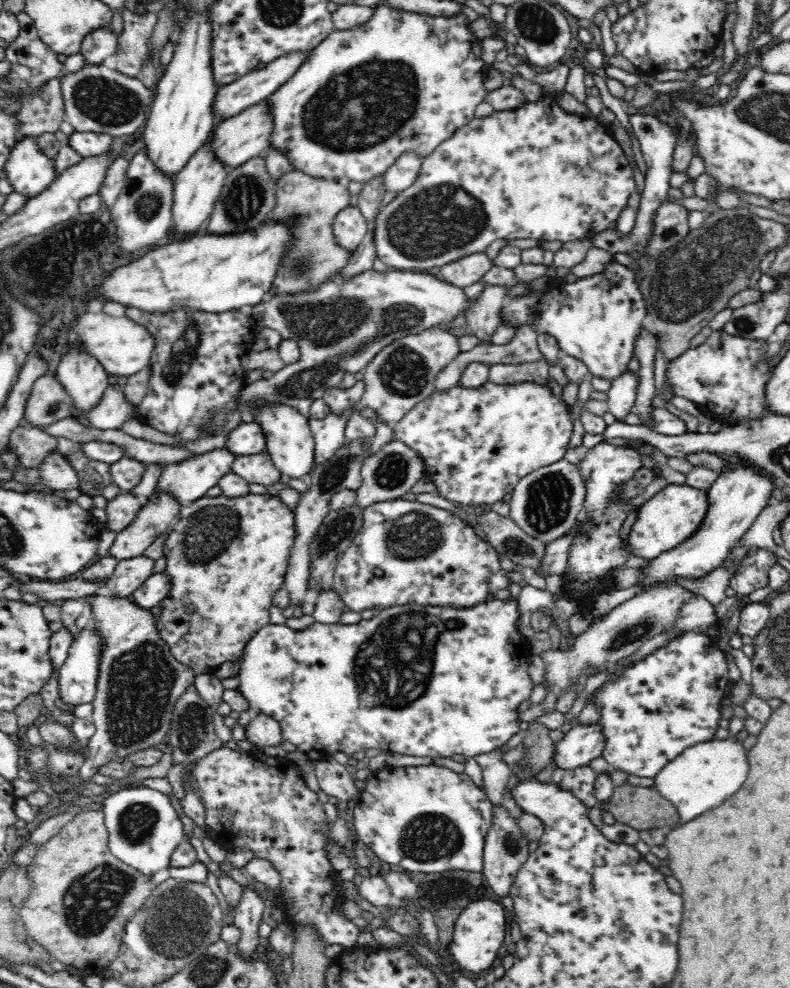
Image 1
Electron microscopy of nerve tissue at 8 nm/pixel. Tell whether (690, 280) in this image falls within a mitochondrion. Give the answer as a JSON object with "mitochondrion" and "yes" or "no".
{"mitochondrion":"yes"}

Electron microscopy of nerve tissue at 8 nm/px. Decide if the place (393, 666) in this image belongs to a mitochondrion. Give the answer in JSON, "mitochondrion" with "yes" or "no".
{"mitochondrion":"yes"}

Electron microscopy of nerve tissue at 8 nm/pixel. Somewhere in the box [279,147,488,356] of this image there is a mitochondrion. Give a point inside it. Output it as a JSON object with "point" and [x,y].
{"point":[301,268]}

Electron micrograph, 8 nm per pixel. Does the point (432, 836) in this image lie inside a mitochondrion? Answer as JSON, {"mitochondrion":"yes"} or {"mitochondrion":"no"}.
{"mitochondrion":"yes"}

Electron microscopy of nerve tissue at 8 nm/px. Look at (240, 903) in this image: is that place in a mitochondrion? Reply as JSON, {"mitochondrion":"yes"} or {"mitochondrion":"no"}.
{"mitochondrion":"no"}

